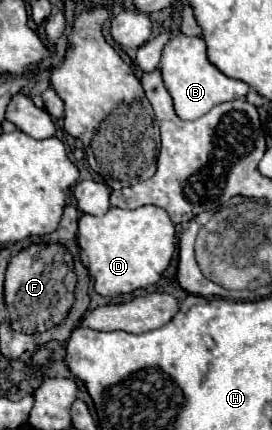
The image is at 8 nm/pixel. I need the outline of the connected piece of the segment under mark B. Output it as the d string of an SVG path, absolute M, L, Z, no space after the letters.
M173 35L161 53L161 77L167 87L167 91L173 97L175 113L181 119L195 121L207 111L211 111L215 105L225 101L235 101L247 95L249 85L243 81L235 81L227 75L223 75L213 63L207 61L207 47L201 37L187 37L187 35Z

